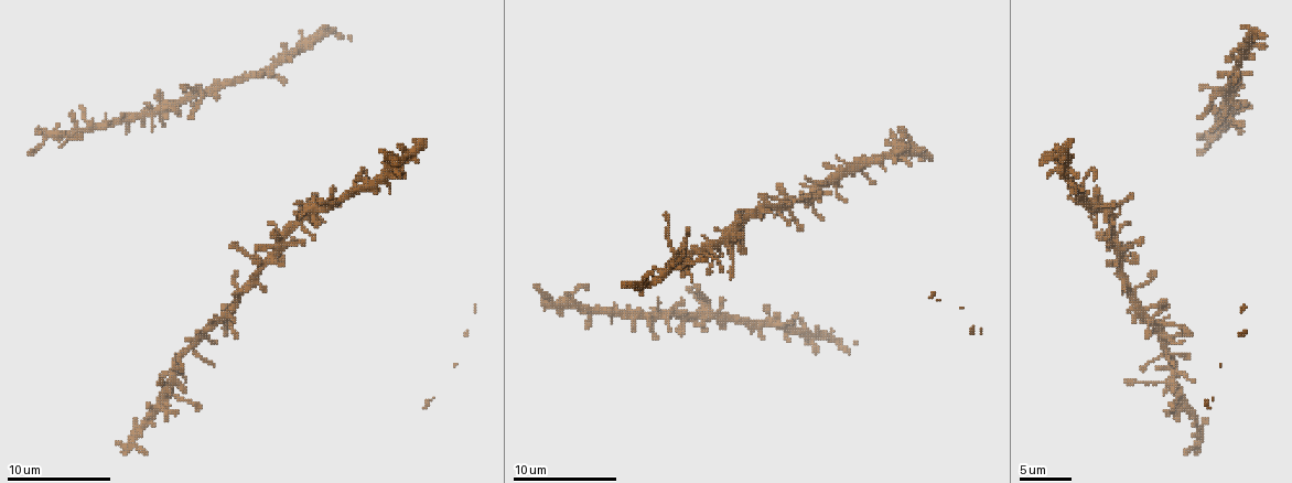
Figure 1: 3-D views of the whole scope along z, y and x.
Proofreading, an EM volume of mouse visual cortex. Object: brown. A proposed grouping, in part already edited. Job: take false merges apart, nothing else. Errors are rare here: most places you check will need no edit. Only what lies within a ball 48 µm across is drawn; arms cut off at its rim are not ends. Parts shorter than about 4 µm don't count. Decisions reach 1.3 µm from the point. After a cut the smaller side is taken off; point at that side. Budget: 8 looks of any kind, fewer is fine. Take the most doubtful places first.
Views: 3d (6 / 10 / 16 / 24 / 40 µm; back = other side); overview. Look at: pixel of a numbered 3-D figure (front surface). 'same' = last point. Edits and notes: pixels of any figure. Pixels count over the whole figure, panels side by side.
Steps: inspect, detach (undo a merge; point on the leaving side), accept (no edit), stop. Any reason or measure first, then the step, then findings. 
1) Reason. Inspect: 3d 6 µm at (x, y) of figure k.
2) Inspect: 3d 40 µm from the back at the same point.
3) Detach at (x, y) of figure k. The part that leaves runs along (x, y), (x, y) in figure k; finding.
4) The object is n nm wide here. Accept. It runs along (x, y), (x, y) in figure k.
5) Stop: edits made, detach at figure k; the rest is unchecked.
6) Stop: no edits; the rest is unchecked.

Four arms meet. Inspect: 3d 6 µm at (732, 238) of figure 1.

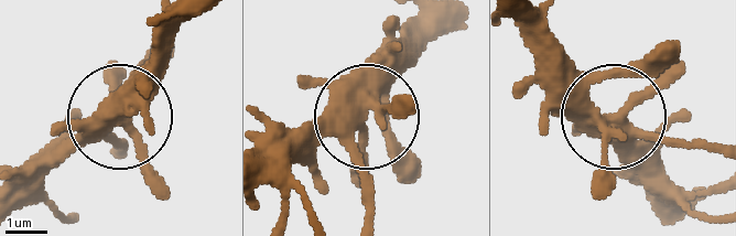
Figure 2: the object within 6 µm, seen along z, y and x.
Inspect: 3d 6 µm from the back at (617, 118) of figure 2.

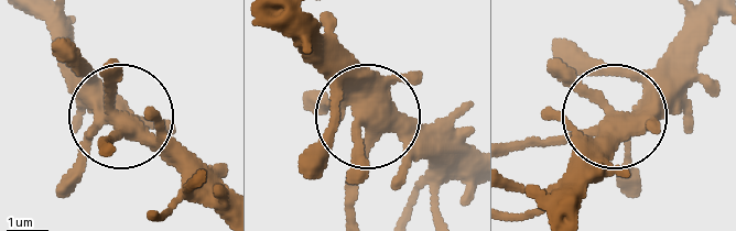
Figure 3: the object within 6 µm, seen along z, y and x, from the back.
The object is 370 nm wide here. Accept. It runs along (276, 17), (370, 108), (451, 121) in figure 3; one neuron here.

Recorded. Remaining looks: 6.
Looks like a crossing. Inspect: 3d 6 µm at (1113, 239) of figure 1.

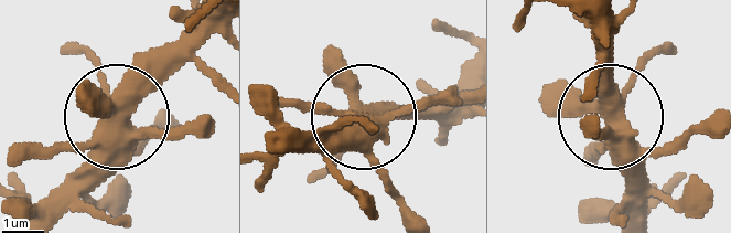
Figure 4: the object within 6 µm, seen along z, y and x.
5 arms meet here. Accept. All the same neuron.

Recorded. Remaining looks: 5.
Four or more arms meet. Inspect: 3d 16 µm at (714, 318) of figure 1.

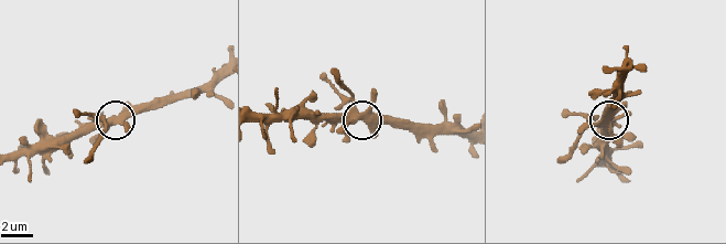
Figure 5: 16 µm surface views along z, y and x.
4 arms meet here. Accept. All the same neuron.

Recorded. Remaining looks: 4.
Four arms meet. Inspect: 3d 16 µm at (835, 182) of figure 1.

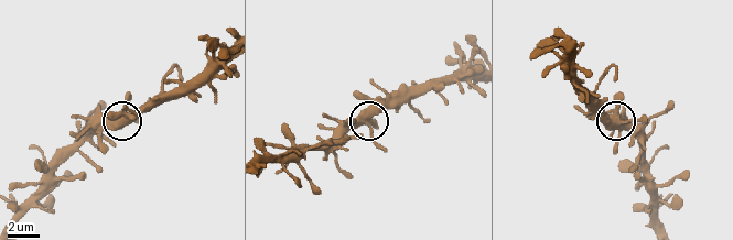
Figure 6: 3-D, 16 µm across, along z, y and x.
4 arms meet here. Accept. It runs along (31, 145), (45, 160), (57, 161), (100, 127), (147, 111) in figure 6; all the same neuron.

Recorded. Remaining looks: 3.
Stop: no edits; the rest is unchecked.

